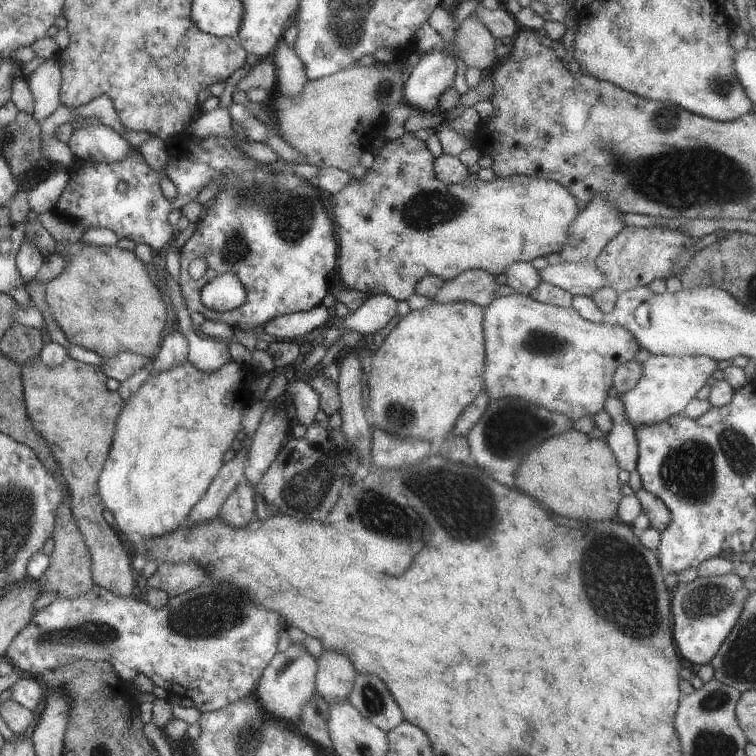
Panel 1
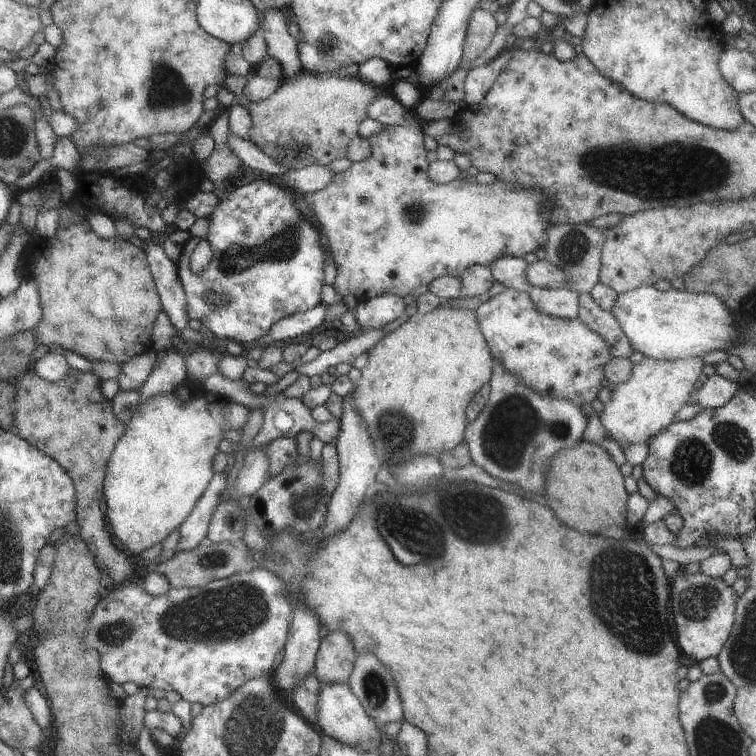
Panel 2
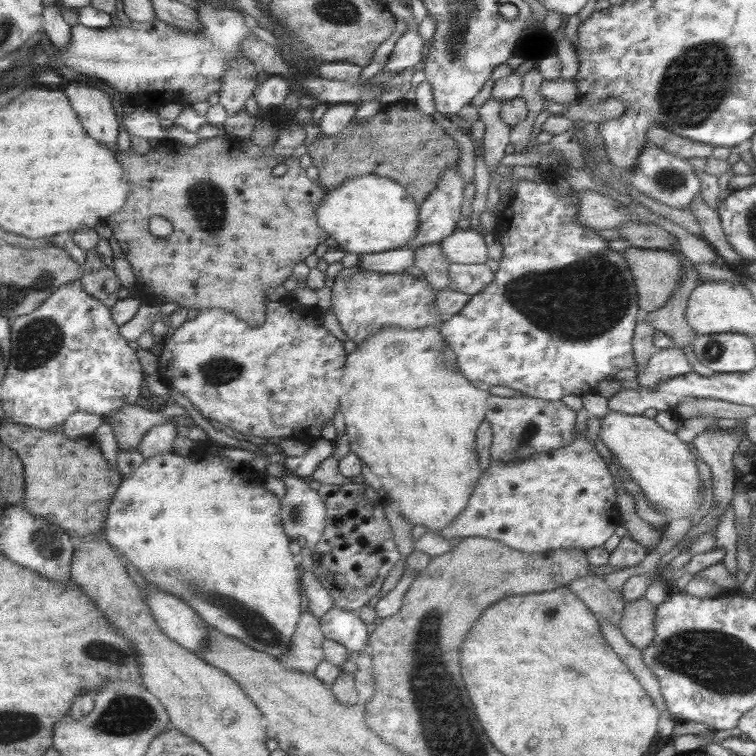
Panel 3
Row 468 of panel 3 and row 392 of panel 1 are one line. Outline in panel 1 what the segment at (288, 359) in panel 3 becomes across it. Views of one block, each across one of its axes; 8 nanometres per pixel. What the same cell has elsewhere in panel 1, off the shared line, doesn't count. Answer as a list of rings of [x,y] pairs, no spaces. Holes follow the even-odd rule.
[[[451,301],[448,303],[427,303],[423,308],[409,311],[401,317],[390,332],[383,338],[375,354],[370,355],[370,368],[366,384],[369,389],[368,407],[374,418],[373,425],[379,430],[401,437],[415,437],[429,442],[435,436],[449,435],[452,424],[460,412],[483,390],[482,372],[485,362],[484,344],[482,337],[482,316],[484,307],[467,302]]]

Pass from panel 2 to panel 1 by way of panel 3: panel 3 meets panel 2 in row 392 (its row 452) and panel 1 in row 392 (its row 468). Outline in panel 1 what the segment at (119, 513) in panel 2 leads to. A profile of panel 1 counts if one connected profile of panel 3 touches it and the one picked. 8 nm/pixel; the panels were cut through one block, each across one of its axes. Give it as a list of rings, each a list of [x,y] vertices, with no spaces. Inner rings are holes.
[[[231,358],[226,360],[225,364],[222,364],[217,370],[210,373],[199,372],[196,368],[193,368],[192,364],[189,364],[185,360],[178,365],[173,365],[171,368],[158,372],[155,376],[148,376],[145,382],[135,390],[135,393],[130,394],[127,400],[124,401],[120,406],[119,412],[116,414],[106,459],[96,482],[98,497],[103,506],[111,512],[115,528],[123,534],[122,539],[127,539],[132,544],[135,544],[141,540],[146,541],[147,539],[155,539],[158,536],[163,536],[183,524],[184,518],[189,514],[189,511],[193,508],[197,500],[203,496],[205,489],[211,484],[211,479],[224,463],[223,454],[227,452],[231,441],[235,438],[235,434],[241,429],[241,411],[248,405],[250,387],[257,376],[258,373],[255,371],[255,368],[251,366],[243,367],[243,365],[233,361]]]

